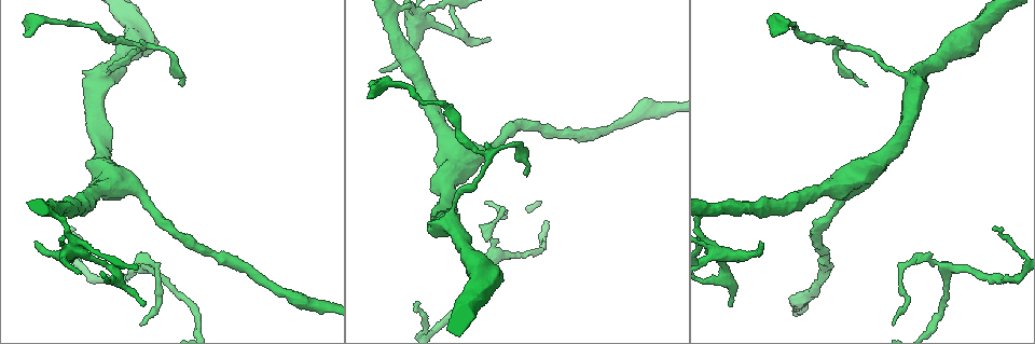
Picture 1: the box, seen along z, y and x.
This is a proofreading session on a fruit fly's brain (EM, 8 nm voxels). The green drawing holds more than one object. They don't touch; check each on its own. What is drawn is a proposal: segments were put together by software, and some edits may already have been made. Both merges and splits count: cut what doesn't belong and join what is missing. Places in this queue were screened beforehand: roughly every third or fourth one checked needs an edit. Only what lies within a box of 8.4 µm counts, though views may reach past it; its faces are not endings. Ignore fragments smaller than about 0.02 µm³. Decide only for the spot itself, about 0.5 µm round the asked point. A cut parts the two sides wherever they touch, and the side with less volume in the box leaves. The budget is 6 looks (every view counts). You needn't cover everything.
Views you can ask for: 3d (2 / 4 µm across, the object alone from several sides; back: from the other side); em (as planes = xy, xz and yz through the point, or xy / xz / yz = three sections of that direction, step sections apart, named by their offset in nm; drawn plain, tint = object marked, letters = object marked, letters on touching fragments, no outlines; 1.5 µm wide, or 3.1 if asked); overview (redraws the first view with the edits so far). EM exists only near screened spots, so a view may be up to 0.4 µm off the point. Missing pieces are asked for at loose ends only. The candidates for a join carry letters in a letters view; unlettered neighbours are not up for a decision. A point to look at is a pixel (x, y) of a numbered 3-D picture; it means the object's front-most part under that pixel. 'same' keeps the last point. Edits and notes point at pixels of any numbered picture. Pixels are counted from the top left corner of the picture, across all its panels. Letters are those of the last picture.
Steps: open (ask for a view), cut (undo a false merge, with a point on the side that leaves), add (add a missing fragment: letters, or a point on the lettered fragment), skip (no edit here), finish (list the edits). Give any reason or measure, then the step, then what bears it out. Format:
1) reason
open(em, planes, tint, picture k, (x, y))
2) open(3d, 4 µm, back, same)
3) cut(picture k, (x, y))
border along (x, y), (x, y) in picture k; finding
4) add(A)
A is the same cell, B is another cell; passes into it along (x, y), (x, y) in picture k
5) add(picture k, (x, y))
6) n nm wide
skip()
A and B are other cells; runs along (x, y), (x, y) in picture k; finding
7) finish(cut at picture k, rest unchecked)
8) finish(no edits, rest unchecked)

open(em, yz, step 4, tint, picture 1, (23, 23))

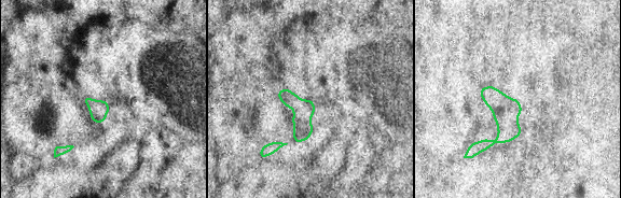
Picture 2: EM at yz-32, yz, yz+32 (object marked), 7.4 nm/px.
open(em, planes, letters, same)

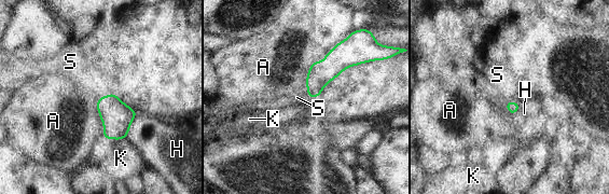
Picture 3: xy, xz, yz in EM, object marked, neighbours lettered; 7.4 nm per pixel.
80 nm wide
skip()
A, H, K and S are other cells; border along (347, 37), (313, 63), (304, 83) in picture 3; none of them fits

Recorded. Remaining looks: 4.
three-way junction
open(em, xz, step 8, tint, picture 1, (143, 45))

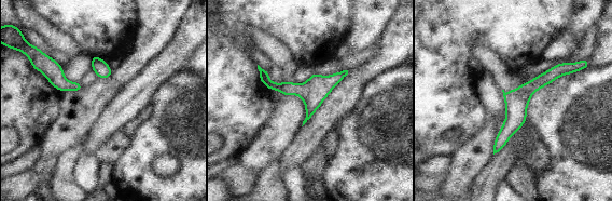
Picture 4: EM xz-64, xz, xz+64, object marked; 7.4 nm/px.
another direction
open(em, xy, step 4, tint, same)

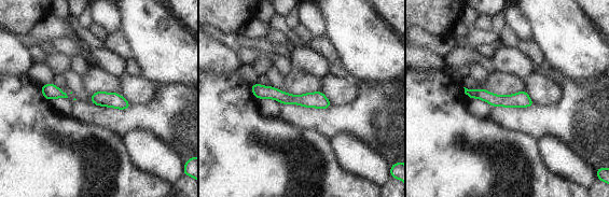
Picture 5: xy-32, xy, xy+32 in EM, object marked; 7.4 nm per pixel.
see the neighbours
open(em, xy, step 4, letters, same)

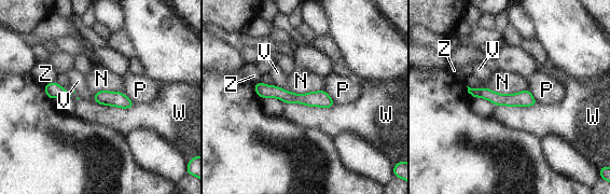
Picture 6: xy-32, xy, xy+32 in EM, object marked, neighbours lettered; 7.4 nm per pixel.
N touches over 460 nm
skip()
N, P, V, W and Z are other cells; runs along (257, 85), (288, 97), (330, 104) in picture 6; one neuron here

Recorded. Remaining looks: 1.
finish(no edits, rest unchecked)

